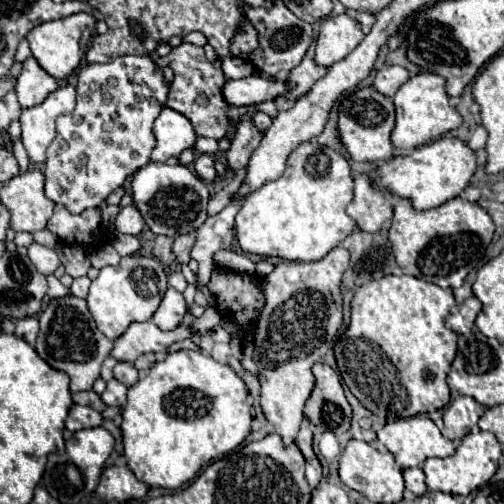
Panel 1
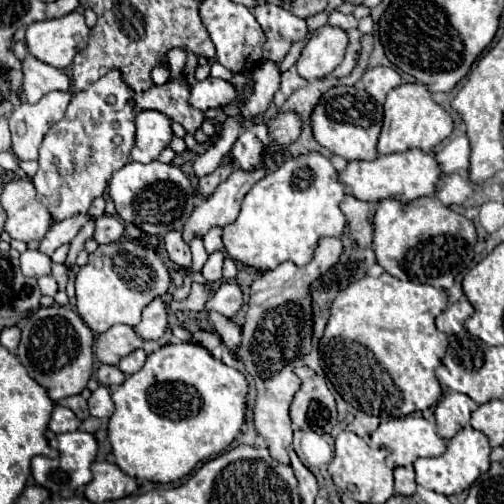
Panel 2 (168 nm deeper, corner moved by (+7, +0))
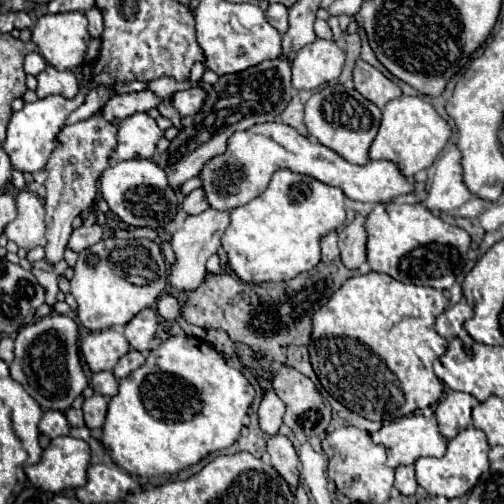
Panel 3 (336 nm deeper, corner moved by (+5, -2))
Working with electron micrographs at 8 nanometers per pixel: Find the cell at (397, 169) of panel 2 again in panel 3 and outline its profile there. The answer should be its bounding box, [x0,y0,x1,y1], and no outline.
[201,122,415,210]

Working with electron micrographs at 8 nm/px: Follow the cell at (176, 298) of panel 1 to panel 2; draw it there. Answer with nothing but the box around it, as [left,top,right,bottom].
[135,298,167,340]

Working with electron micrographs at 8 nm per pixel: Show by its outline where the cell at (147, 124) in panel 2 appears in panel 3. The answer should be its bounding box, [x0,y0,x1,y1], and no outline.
[113,114,163,160]

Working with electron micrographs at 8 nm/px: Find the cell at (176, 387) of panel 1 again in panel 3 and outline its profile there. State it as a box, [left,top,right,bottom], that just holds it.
[101,336,255,476]

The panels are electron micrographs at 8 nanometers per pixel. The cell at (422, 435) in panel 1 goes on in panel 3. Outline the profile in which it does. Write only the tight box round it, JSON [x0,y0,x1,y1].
[377,414,447,468]

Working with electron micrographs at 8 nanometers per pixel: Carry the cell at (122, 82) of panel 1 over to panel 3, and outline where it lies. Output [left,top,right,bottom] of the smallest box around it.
[45,110,119,264]

